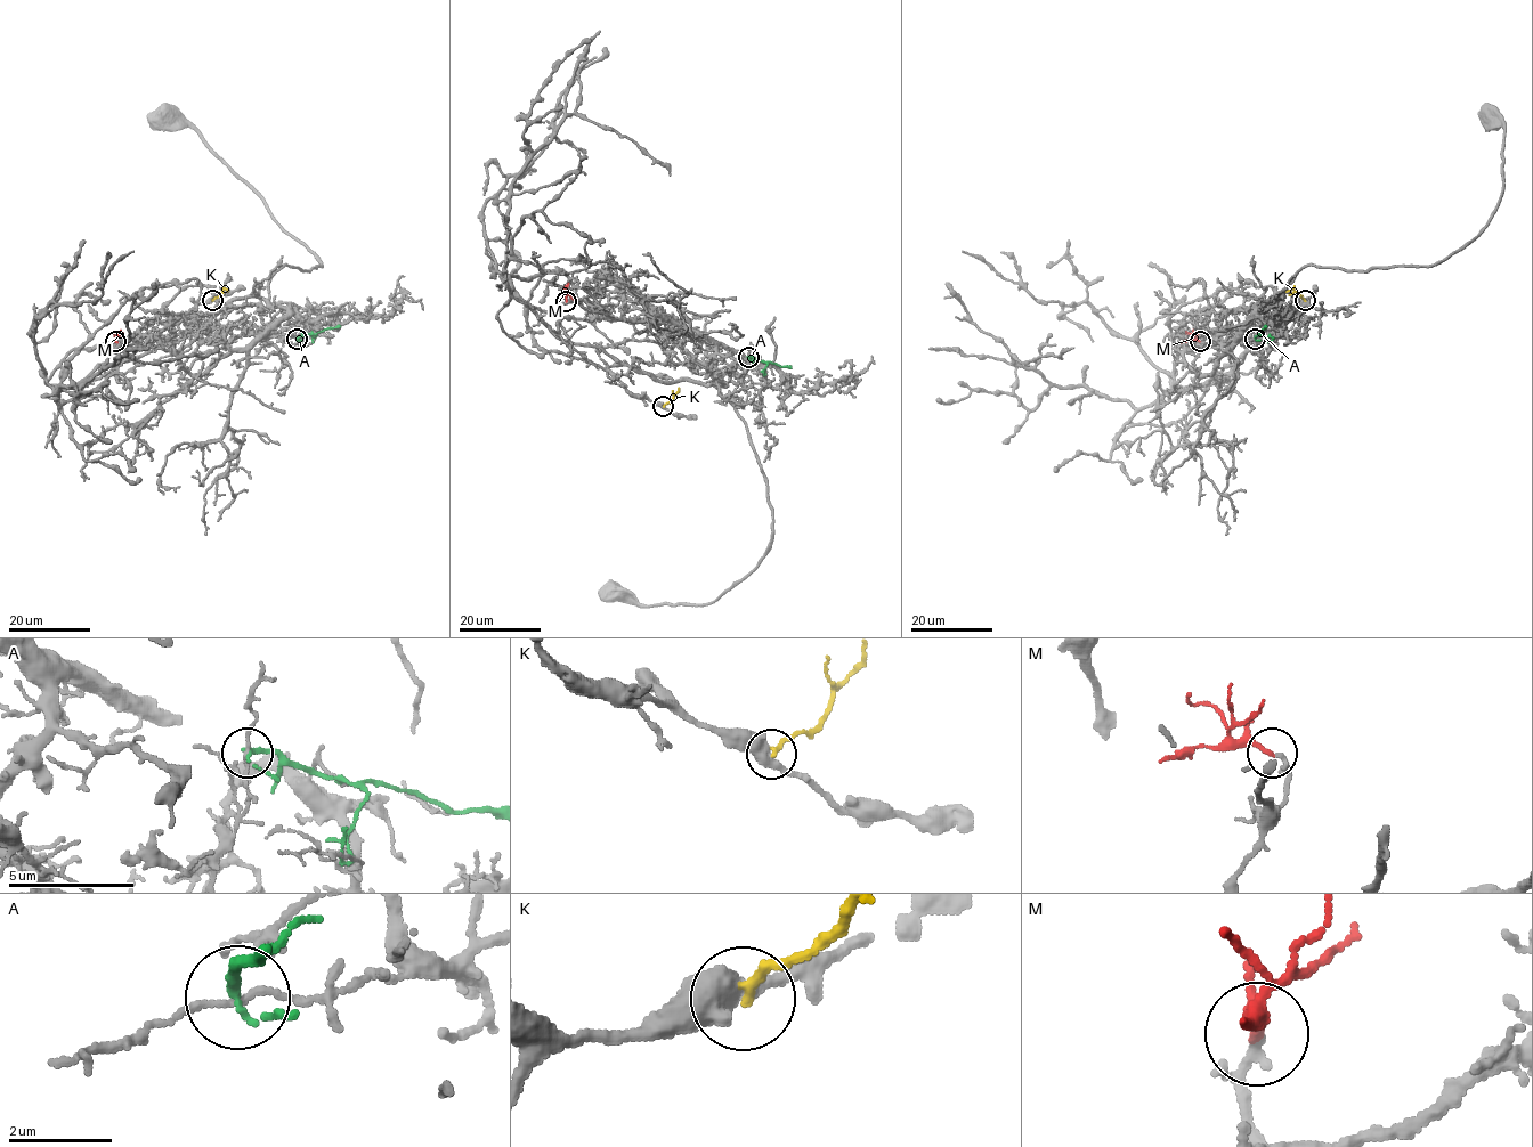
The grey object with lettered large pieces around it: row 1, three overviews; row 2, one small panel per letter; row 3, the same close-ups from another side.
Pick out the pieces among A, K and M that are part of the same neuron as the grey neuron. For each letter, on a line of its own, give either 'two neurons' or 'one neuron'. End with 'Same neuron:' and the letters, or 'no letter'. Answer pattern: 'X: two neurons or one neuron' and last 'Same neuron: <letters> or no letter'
A: two neurons
K: two neurons
M: one neuron
Same neuron: M

